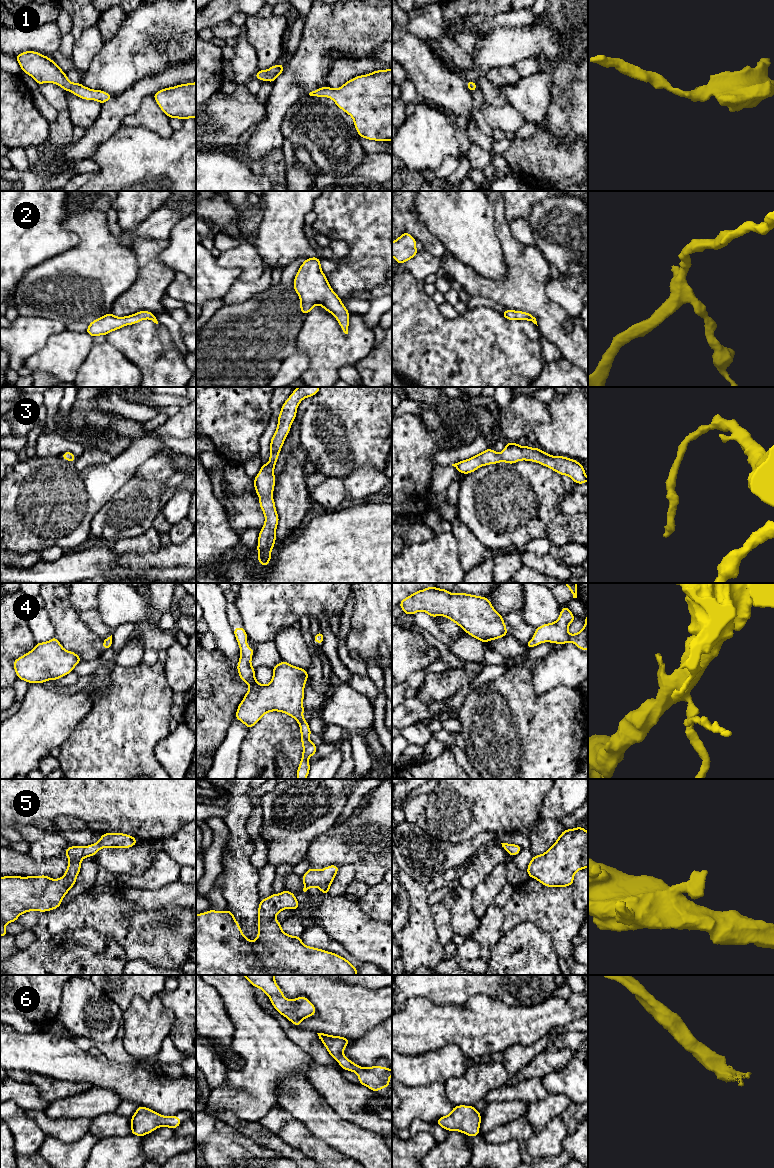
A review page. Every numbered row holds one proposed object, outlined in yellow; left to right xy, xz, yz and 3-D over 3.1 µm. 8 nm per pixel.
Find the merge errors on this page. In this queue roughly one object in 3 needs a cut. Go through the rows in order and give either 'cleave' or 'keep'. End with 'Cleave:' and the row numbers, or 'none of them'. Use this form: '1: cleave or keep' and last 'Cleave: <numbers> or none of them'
1: keep
2: keep
3: keep
4: keep
5: keep
6: keep
Cleave: none of them

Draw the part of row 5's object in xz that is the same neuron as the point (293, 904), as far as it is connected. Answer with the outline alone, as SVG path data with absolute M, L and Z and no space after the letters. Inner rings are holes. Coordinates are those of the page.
M284 890L280 894L272 894L271 896L261 899L258 907L258 935L254 941L250 941L242 933L240 925L237 923L234 914L229 911L215 911L208 910L205 913L199 913L196 915L196 975L357 975L357 968L354 967L348 960L339 956L338 954L328 952L322 949L310 947L304 945L300 936L291 936L286 934L281 929L281 923L278 922L275 917L278 913L284 909L296 910L299 907L299 902L295 895Z

